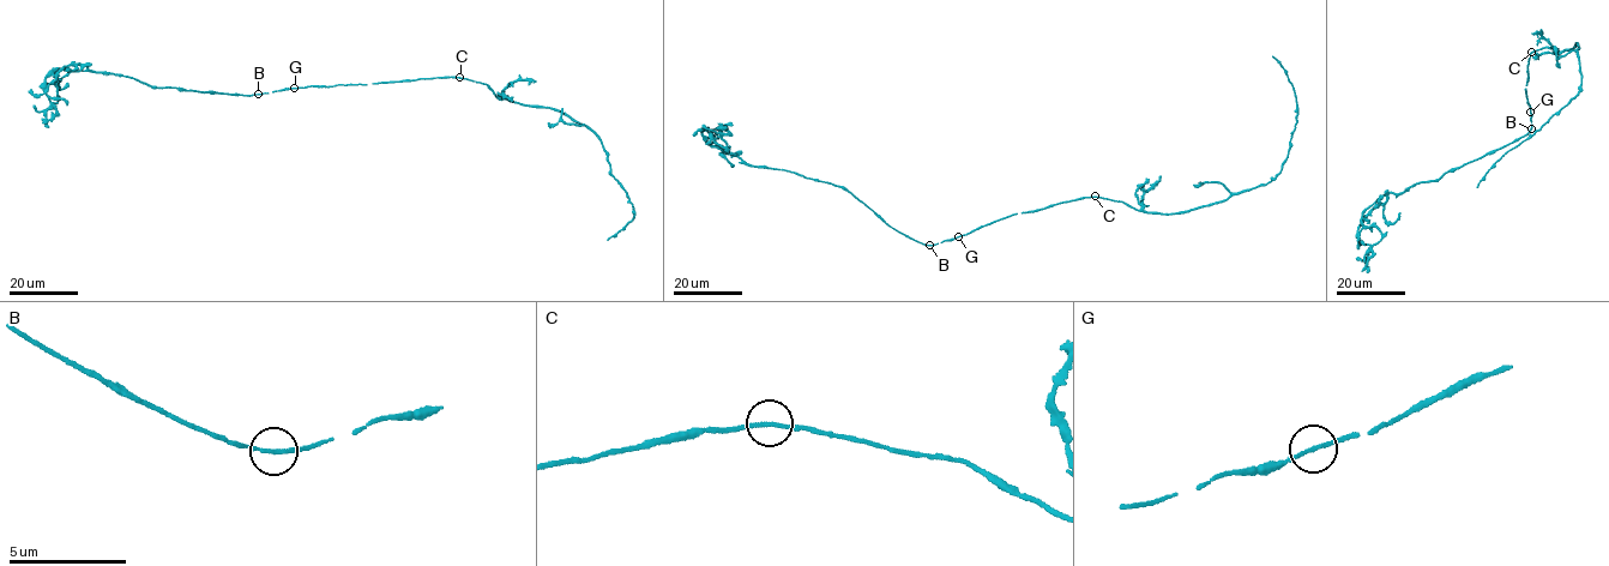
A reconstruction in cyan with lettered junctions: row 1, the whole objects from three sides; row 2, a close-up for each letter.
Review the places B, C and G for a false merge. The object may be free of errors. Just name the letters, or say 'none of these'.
none of these

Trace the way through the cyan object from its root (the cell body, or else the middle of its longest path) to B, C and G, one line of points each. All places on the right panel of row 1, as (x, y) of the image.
B: (1525, 89), (1531, 128)
C: (1525, 89), (1531, 52)
G: (1525, 89), (1531, 112)

